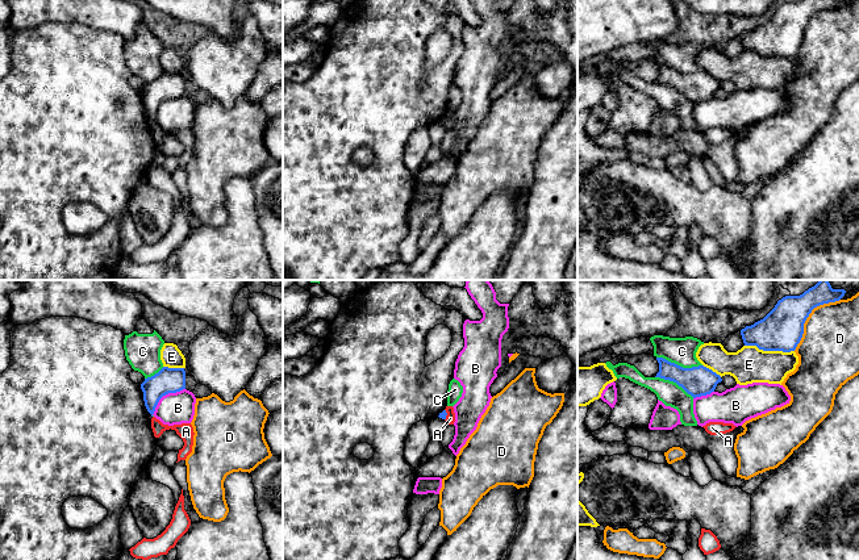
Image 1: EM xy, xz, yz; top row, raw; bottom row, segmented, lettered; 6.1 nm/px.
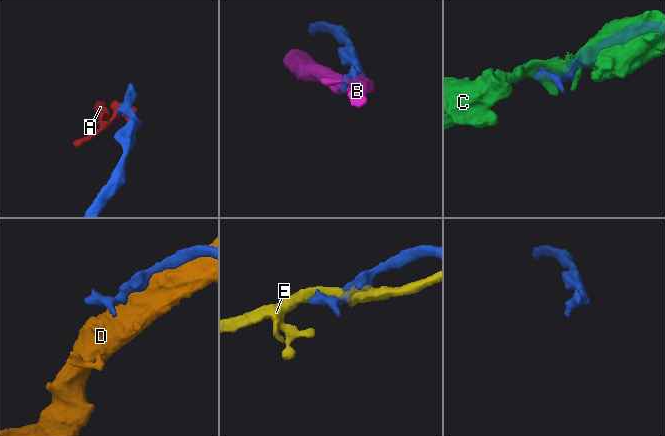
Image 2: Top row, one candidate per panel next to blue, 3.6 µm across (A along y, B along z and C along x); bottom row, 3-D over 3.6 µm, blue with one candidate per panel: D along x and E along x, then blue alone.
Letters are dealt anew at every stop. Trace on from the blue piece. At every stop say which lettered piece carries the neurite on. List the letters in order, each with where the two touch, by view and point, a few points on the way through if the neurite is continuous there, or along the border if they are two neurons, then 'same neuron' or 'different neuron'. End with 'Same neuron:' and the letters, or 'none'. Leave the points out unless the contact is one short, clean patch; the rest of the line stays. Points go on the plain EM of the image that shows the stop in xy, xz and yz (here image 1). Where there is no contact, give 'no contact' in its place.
A: meets blue in xz at (446, 120); border along xz (445, 115), (445, 125); different neuron
B: meets blue in xy at (165, 100); different neuron
C: meets blue in yz at (679, 71); different neuron
D: meets blue in yz at (808, 21); different neuron
E: meets blue in yz at (770, 55); different neuron
Same neuron: none

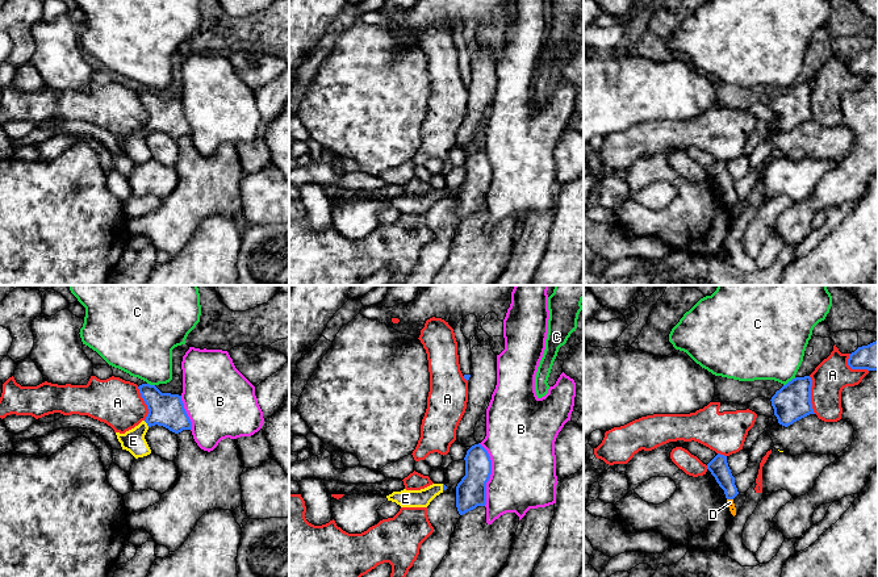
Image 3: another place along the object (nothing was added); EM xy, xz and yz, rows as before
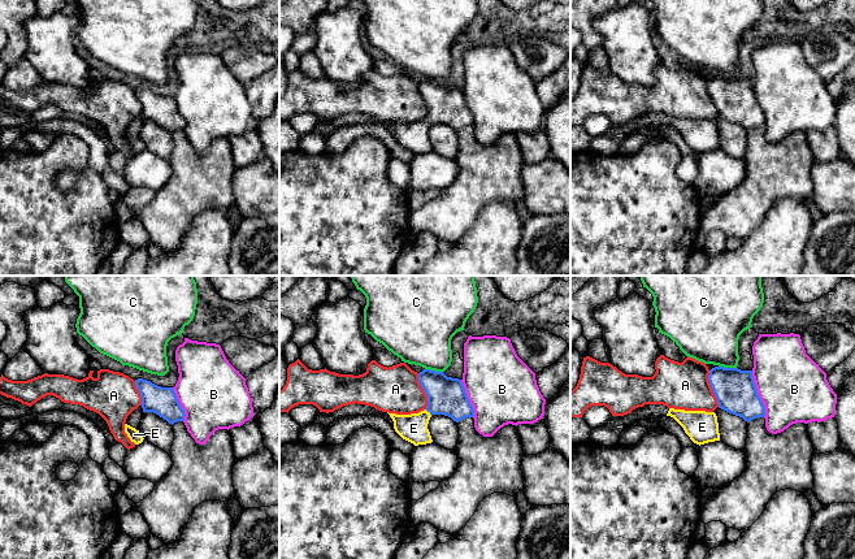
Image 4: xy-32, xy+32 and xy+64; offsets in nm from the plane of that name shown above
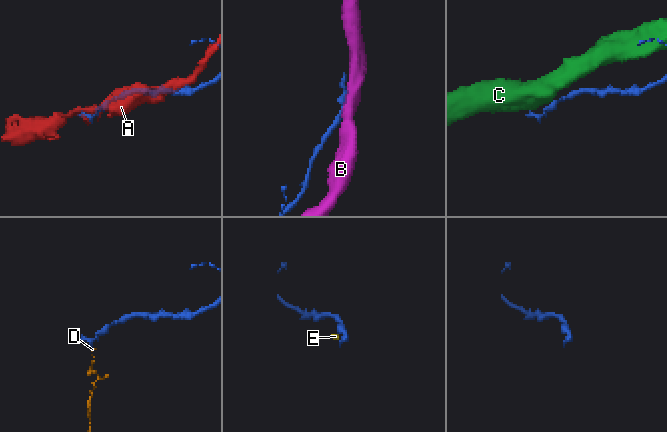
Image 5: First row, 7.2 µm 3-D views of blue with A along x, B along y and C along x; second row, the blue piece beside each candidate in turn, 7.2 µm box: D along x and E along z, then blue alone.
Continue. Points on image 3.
A: meets blue in yz at (810, 100); different neuron
B: meets blue in xz at (490, 179); different neuron
C: meets blue in yz at (789, 87); border along yz (795, 83), (784, 91); different neuron
D: meets blue in yz at (730, 204); border along yz (727, 204), (732, 205); different neuron
E: meets blue in xy at (146, 128); runs through xy (164, 115), (146, 128), (133, 146); same neuron
Same neuron: E

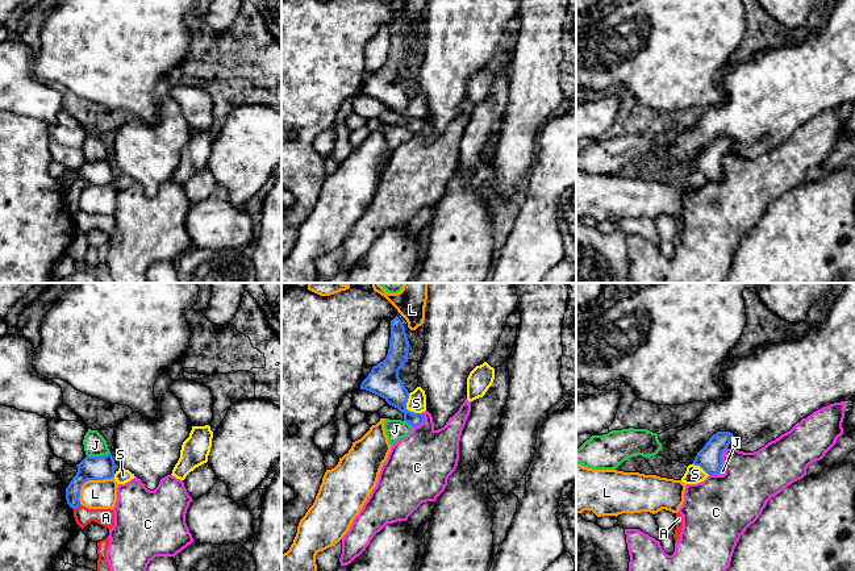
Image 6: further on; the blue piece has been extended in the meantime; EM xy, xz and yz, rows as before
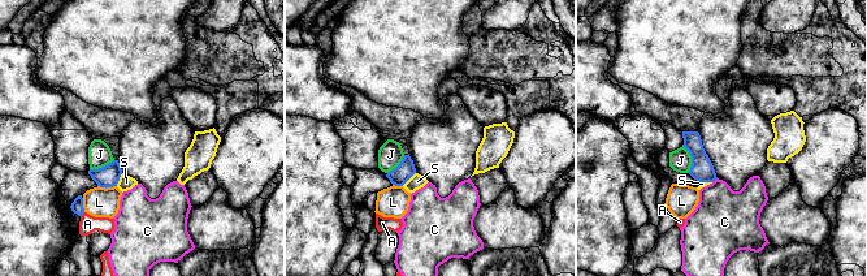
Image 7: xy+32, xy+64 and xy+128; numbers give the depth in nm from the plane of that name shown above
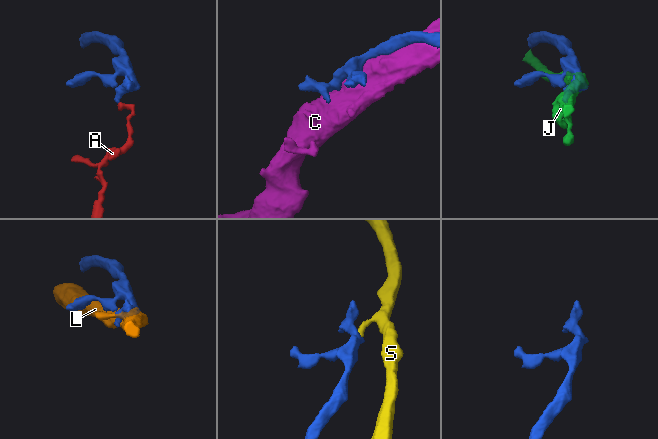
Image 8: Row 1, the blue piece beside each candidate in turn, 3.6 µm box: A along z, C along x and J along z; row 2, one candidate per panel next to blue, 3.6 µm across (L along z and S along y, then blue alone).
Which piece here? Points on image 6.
A: meets blue in xy at (76, 212); border along xy (80, 209), (74, 215); different neuron
C: meets blue in xz at (421, 128); different neuron
J: meets blue in xy at (97, 162); different neuron
L: meets blue in xy at (88, 184); different neuron
S: meets blue in xz at (405, 113); border along xz (408, 99), (407, 113), (421, 119); different neuron
Same neuron: none

